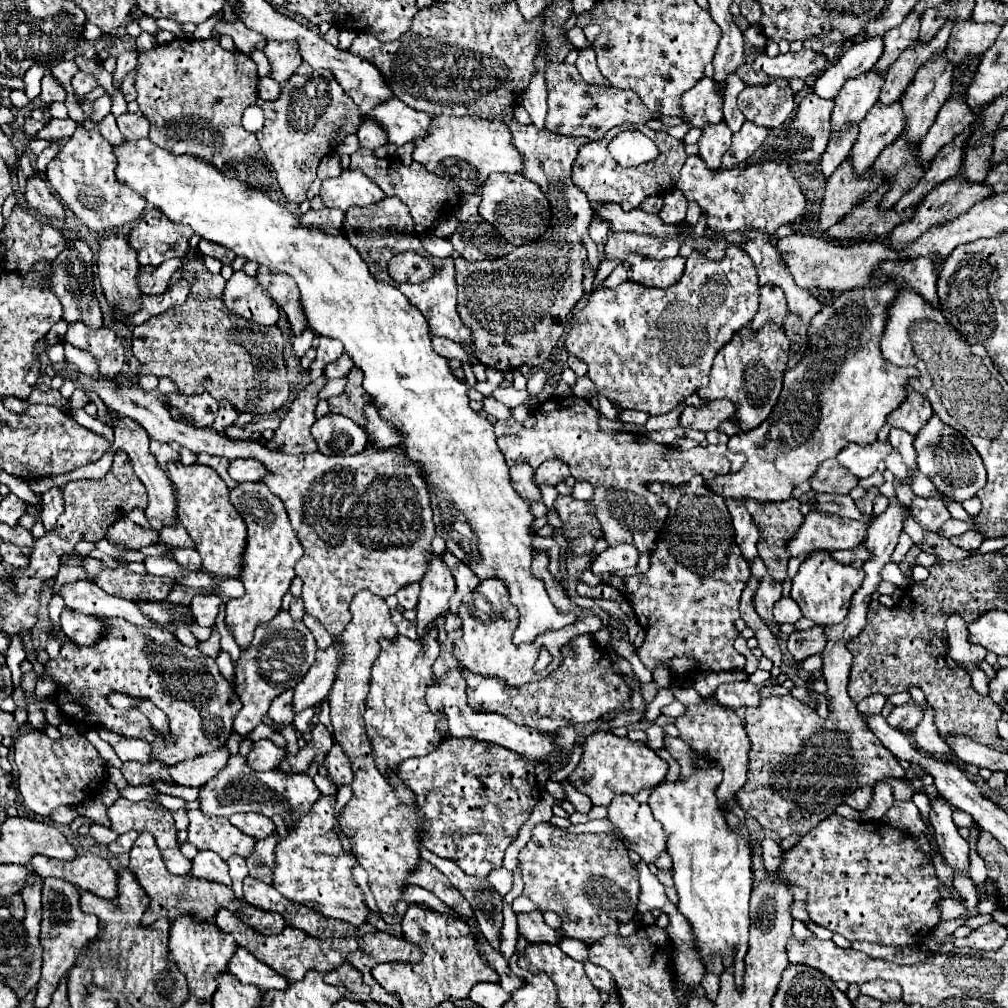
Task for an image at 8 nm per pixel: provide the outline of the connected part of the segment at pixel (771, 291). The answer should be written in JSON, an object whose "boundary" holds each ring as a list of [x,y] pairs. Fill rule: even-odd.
{"boundary":[[[763,286],[759,290],[759,310],[757,310],[755,318],[751,320],[749,328],[753,332],[759,332],[765,322],[775,322],[777,326],[783,328],[785,316],[789,314],[785,302],[787,302],[785,294],[779,286]]]}

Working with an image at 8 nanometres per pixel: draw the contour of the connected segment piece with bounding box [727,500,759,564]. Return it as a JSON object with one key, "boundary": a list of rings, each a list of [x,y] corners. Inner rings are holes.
{"boundary":[[[727,500],[727,508],[733,516],[733,526],[735,526],[735,534],[737,534],[737,544],[745,556],[745,560],[751,564],[757,558],[757,540],[759,540],[759,530],[753,522],[753,518],[749,516],[747,508],[743,502],[739,500]]]}

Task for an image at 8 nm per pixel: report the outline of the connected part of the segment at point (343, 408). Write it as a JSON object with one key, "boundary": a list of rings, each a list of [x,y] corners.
{"boundary":[[[353,366],[351,372],[347,374],[347,388],[345,388],[345,392],[335,396],[335,398],[329,398],[327,402],[329,402],[329,408],[331,408],[333,414],[343,414],[343,416],[351,418],[355,424],[359,424],[367,432],[367,418],[365,418],[363,408],[367,404],[371,404],[373,398],[363,390],[361,380],[363,380],[361,368]]]}

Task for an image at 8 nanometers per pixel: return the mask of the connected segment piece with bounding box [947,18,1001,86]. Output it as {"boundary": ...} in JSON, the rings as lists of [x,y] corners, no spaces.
{"boundary":[[[973,18],[963,20],[963,22],[955,22],[949,42],[947,42],[949,60],[953,62],[953,66],[959,66],[965,56],[973,56],[973,64],[963,76],[963,86],[967,86],[983,52],[997,40],[999,32],[1001,32],[1001,26],[991,24],[991,22],[977,24],[977,22],[973,22]]]}

